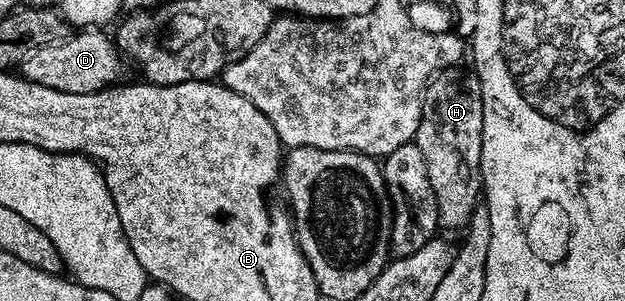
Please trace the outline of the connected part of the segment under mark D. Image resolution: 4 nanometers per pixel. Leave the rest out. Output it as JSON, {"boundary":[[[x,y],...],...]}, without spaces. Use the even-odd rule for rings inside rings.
{"boundary":[[[80,30],[64,39],[30,50],[18,66],[19,75],[30,82],[62,90],[66,94],[90,94],[99,88],[111,88],[121,79],[125,57],[116,47],[111,35],[103,36],[100,30]]]}

